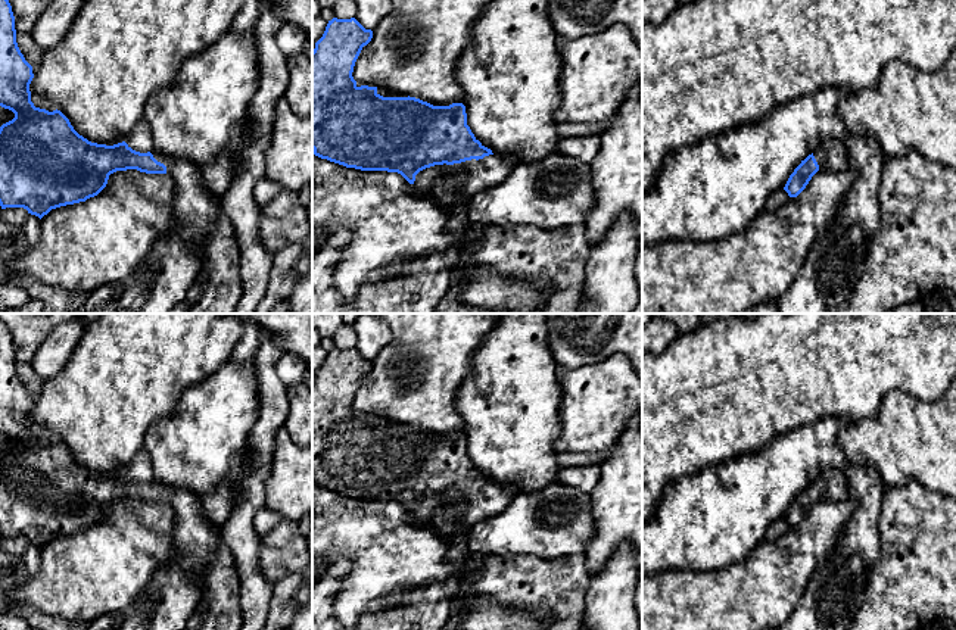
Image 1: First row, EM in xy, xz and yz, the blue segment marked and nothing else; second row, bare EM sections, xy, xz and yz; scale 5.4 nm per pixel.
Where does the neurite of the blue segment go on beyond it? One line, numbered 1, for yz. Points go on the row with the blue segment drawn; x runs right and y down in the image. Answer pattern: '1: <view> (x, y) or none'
1: yz (833, 155)

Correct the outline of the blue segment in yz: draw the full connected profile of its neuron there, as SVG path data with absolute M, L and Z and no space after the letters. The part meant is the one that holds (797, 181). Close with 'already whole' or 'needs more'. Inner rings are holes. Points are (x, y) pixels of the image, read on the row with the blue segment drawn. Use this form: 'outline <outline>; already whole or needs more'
outline M826 140L809 155L790 175L784 190L797 197L819 171L844 172L850 169L850 155L844 140Z; needs more

